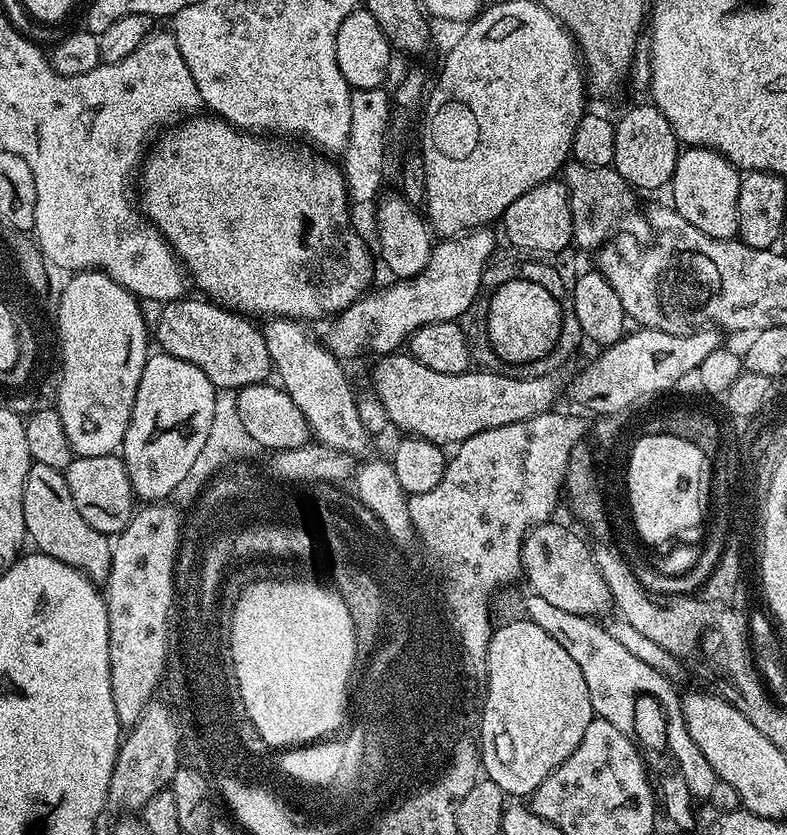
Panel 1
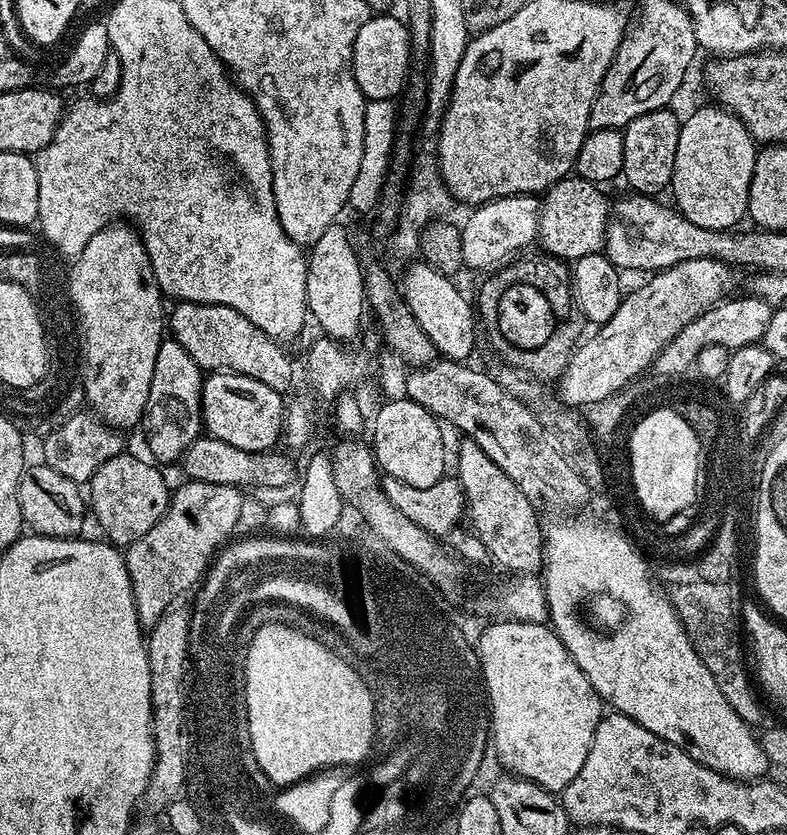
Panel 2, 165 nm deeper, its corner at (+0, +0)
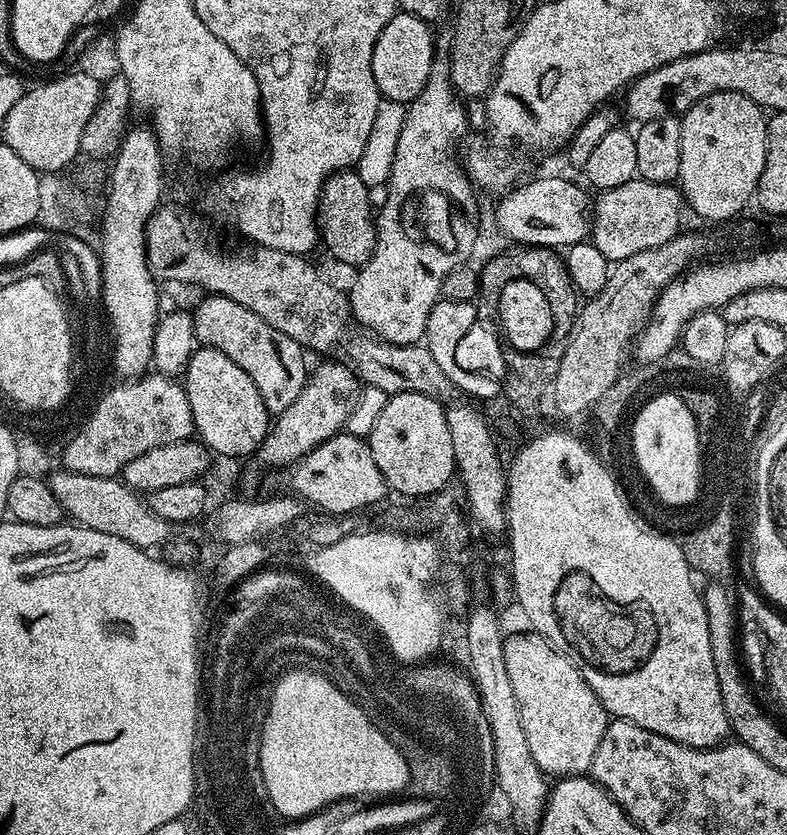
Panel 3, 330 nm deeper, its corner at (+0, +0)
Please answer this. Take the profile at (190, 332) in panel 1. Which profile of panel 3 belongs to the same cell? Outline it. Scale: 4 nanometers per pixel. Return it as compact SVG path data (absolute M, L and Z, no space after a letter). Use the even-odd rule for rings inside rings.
M208 294L203 298L205 300L191 313L197 345L226 354L234 366L246 370L254 386L258 386L258 394L262 394L269 414L284 412L286 406L302 394L302 386L308 381L310 368L304 365L305 349L294 342L294 338L286 338L282 330L274 330L274 326L262 322L254 310L246 310L246 306L225 296Z

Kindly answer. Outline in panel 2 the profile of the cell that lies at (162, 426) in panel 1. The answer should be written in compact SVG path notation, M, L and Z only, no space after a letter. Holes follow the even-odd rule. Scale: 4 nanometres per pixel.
M166 338L161 341L158 357L155 359L154 375L150 384L147 421L154 422L154 431L148 438L148 446L155 457L162 462L179 461L193 441L201 437L203 420L201 418L201 386L203 371L190 358L190 354L176 340Z

